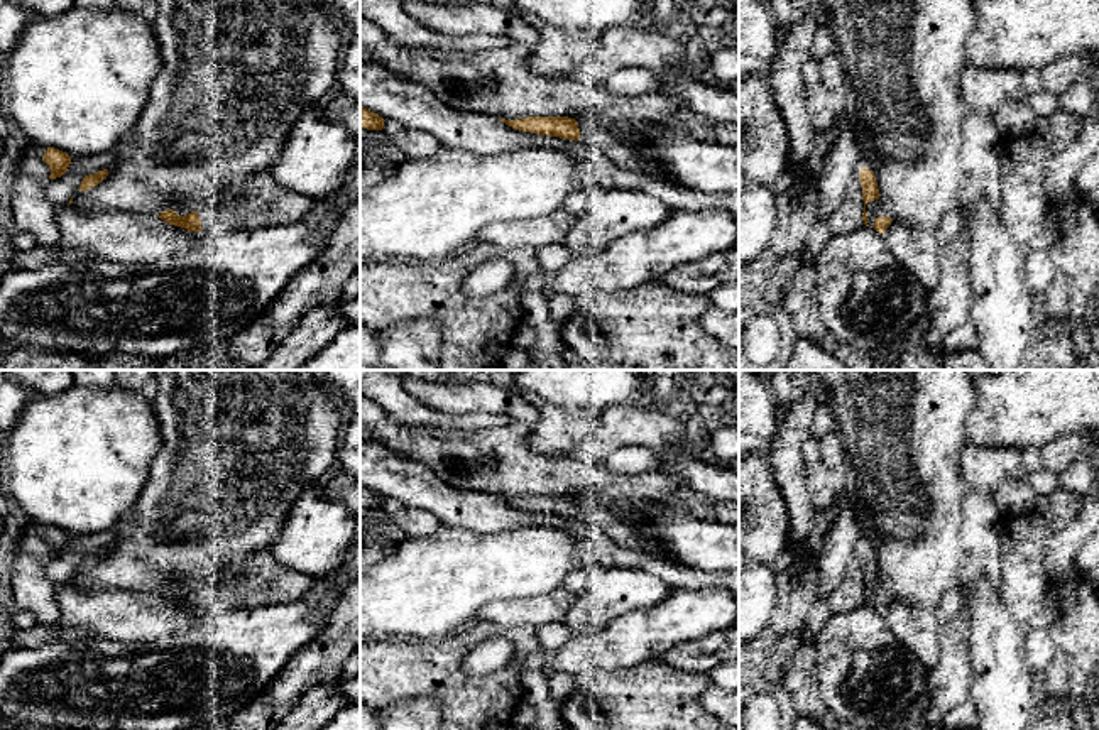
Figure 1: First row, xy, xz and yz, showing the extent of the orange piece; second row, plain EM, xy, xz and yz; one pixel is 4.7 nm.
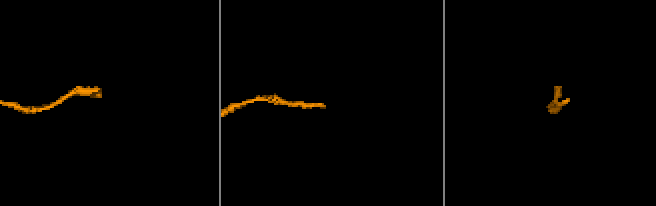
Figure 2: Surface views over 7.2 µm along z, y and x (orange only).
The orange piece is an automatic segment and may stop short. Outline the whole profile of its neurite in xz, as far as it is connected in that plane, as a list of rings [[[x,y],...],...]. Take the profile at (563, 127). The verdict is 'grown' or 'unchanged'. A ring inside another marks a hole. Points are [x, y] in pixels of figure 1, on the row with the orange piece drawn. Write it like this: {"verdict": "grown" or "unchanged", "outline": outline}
{"verdict": "grown", "outline": [[[568,117],[499,120],[522,132],[582,140],[600,149],[610,161],[617,162],[624,169],[642,172],[663,182],[678,184],[653,157],[646,154],[641,127],[632,122],[614,122],[610,125],[604,125],[602,128],[592,128]]]}

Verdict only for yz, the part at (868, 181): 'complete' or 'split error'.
split error

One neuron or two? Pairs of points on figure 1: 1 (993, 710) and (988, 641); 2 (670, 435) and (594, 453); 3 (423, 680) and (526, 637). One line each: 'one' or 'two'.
1: one
2: one
3: one

